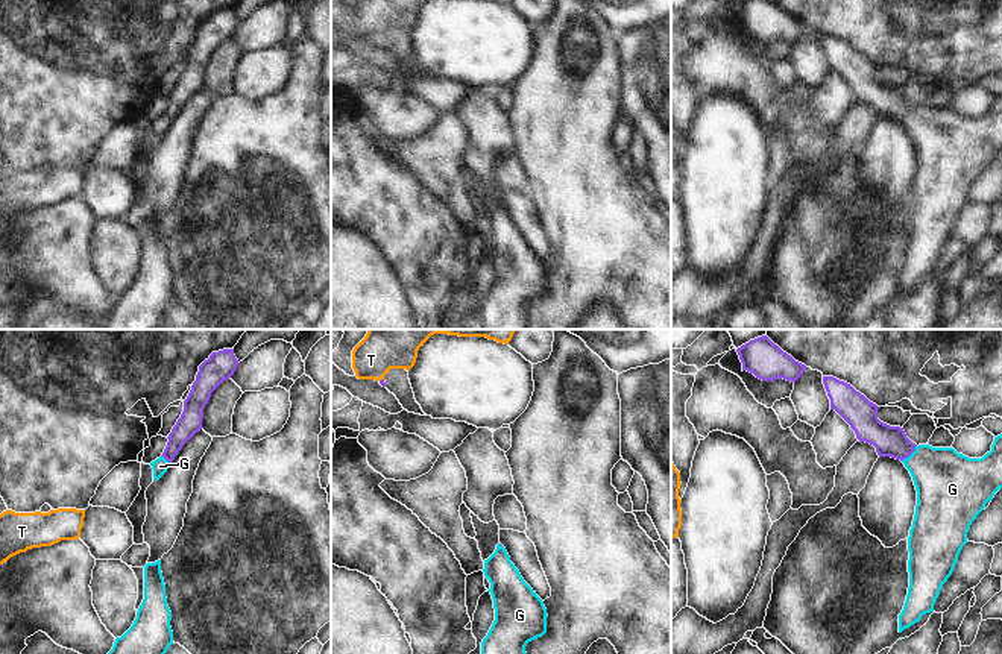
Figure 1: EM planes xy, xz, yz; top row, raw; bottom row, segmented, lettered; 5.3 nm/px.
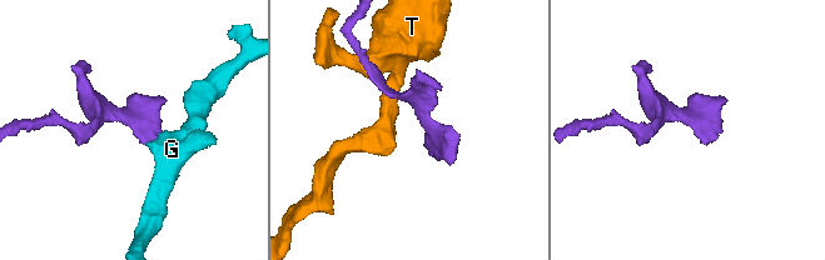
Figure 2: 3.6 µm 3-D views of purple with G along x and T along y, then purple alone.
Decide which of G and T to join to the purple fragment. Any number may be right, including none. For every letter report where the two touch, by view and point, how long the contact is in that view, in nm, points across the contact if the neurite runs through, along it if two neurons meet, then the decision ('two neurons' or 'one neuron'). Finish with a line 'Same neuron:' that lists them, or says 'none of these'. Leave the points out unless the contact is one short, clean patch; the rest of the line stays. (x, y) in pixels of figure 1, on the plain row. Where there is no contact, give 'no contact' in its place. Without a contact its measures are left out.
G: meets purple in yz at (910, 114); contact 120 nm long; runs through yz (888, 100), (910, 114), (946, 141); one neuron
T: meets purple in xz at (381, 40); contact 30 nm long; border along xz (383, 38), (380, 41); two neurons
Same neuron: G

